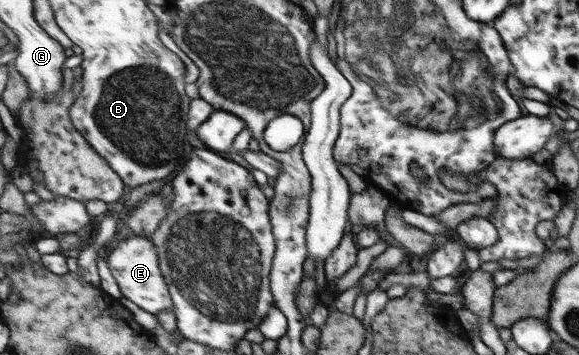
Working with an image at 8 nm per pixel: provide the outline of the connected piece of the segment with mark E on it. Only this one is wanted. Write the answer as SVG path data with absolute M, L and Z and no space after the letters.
M131 236L123 240L106 259L124 294L123 297L131 299L142 309L156 315L161 311L176 310L169 283L162 271L160 249L154 243L154 240L147 236Z

